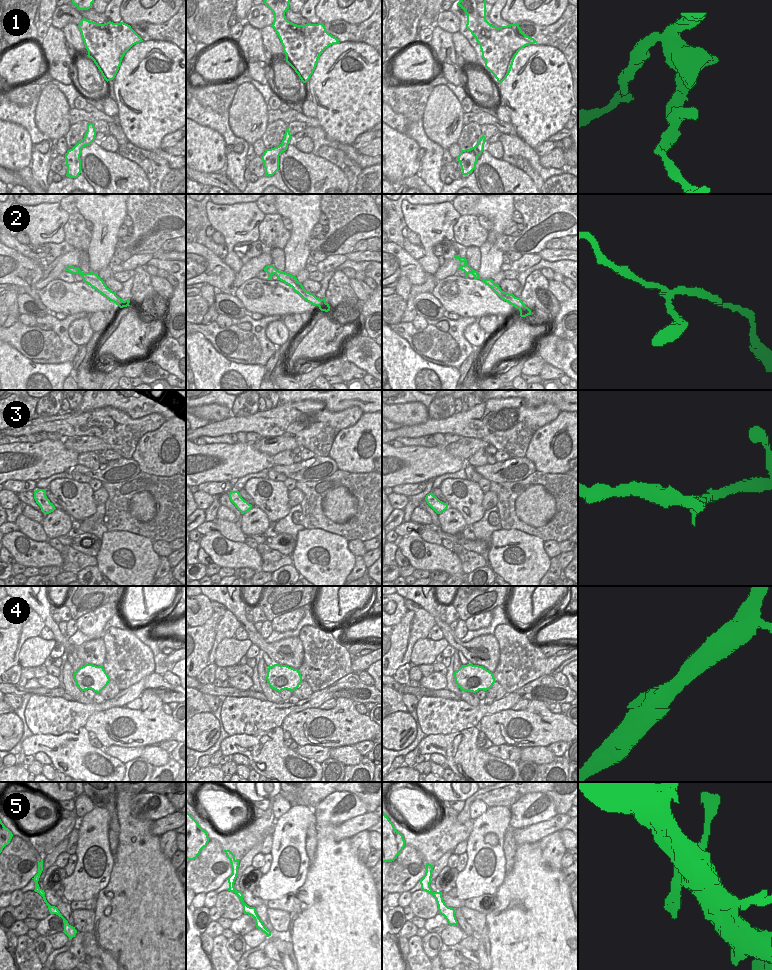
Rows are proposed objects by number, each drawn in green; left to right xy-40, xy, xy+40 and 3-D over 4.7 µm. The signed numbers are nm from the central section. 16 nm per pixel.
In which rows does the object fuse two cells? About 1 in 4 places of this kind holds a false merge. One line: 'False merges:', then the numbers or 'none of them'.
False merges: none of them

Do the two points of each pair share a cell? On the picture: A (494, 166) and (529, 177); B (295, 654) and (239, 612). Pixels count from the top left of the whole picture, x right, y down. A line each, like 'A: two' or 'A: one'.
A: one
B: one

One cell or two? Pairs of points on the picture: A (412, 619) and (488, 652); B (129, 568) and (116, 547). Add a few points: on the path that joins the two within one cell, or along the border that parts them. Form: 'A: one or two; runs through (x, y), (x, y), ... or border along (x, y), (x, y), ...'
A: two; border along (421, 607), (433, 617), (436, 624)
B: one; runs through (129, 563), (121, 552)

